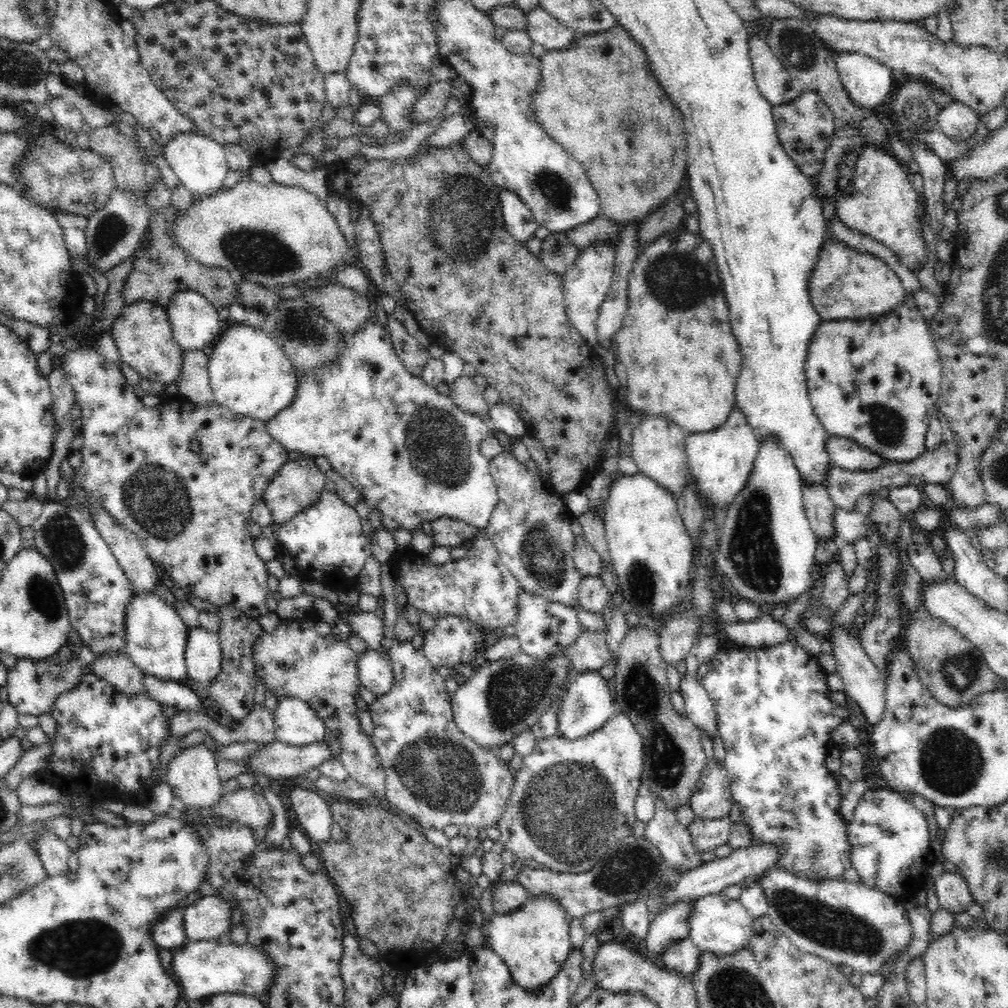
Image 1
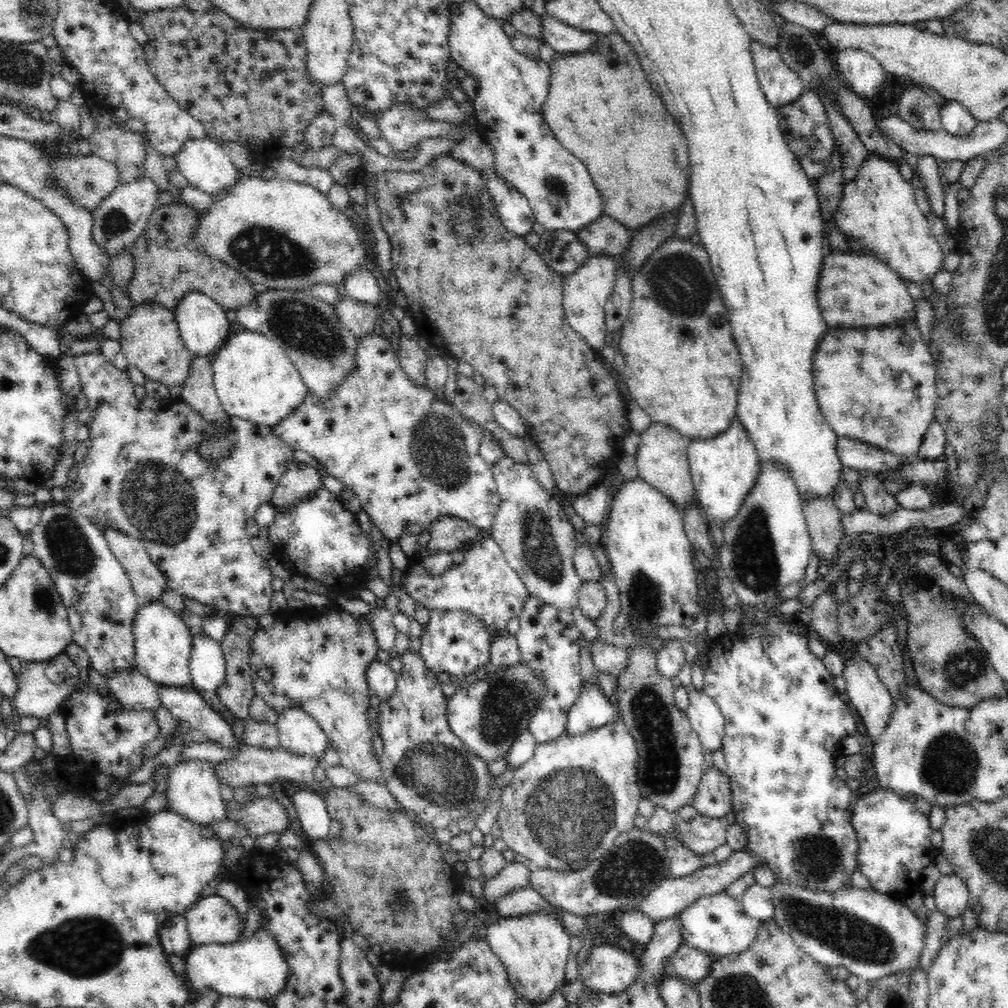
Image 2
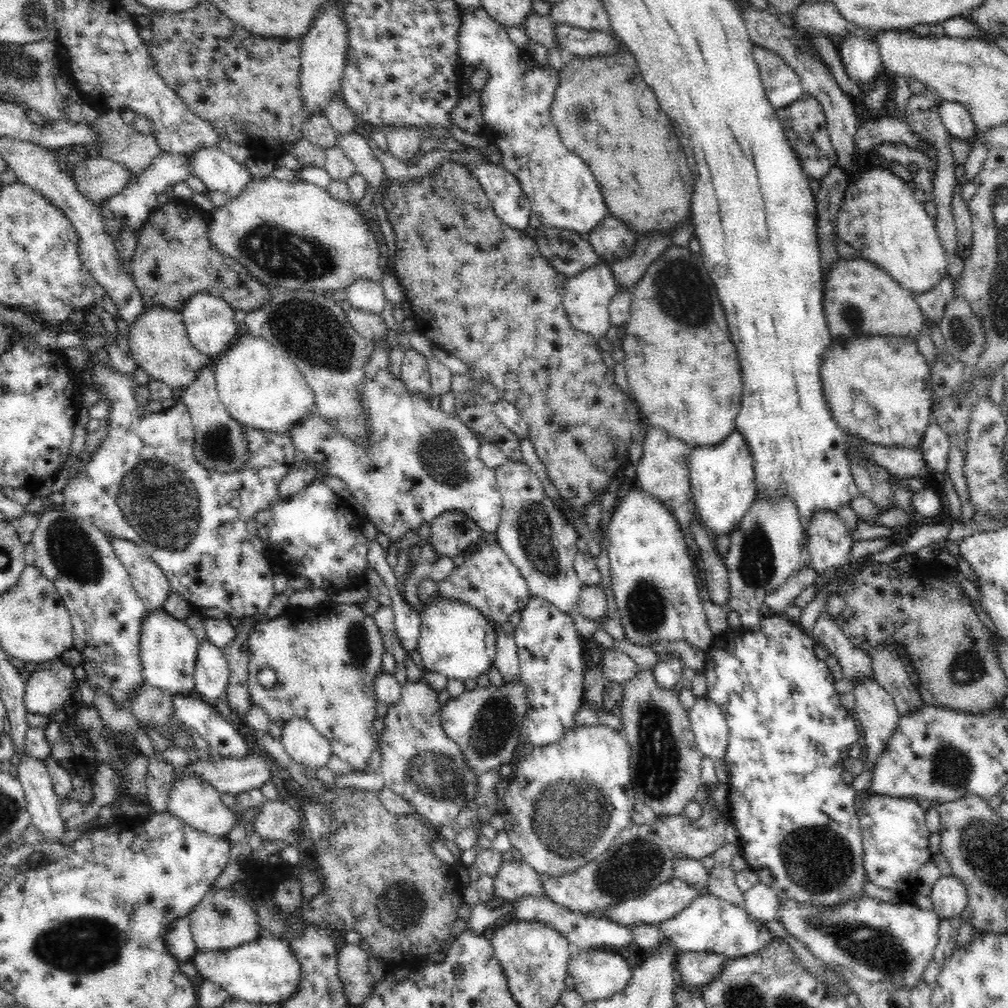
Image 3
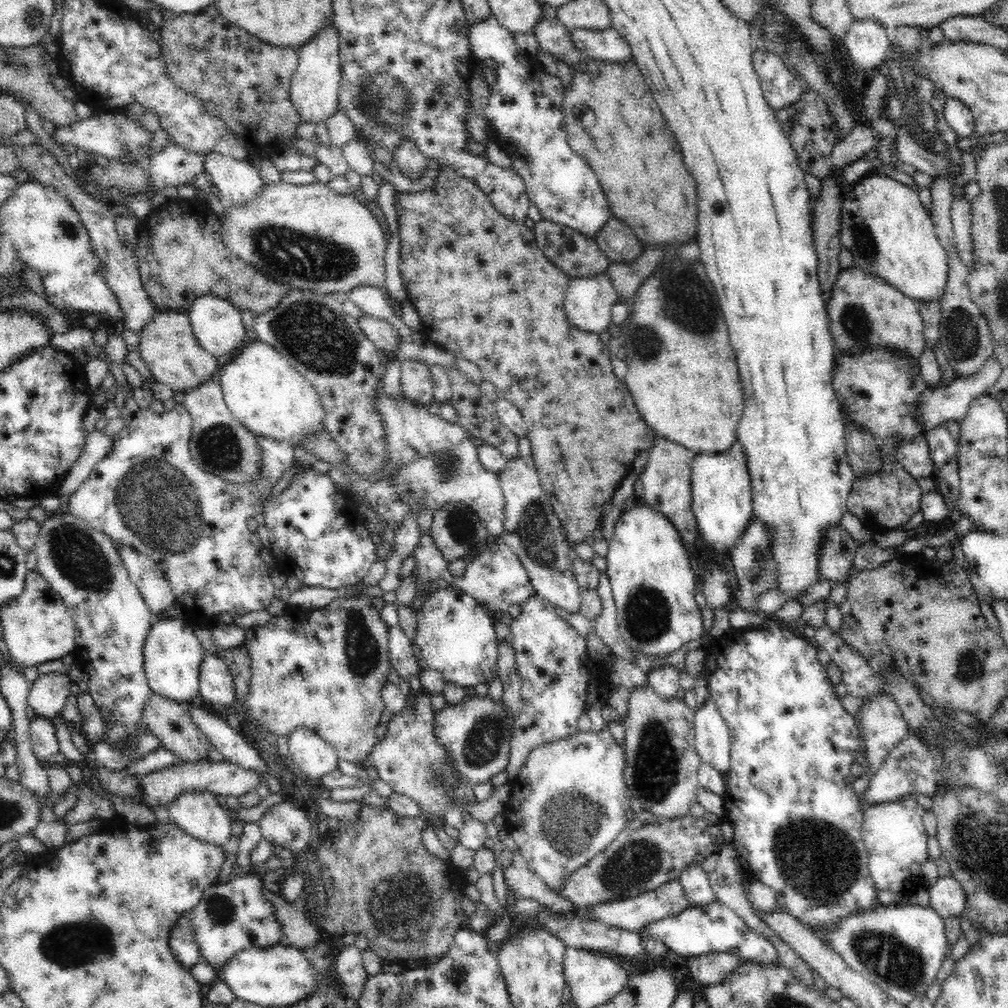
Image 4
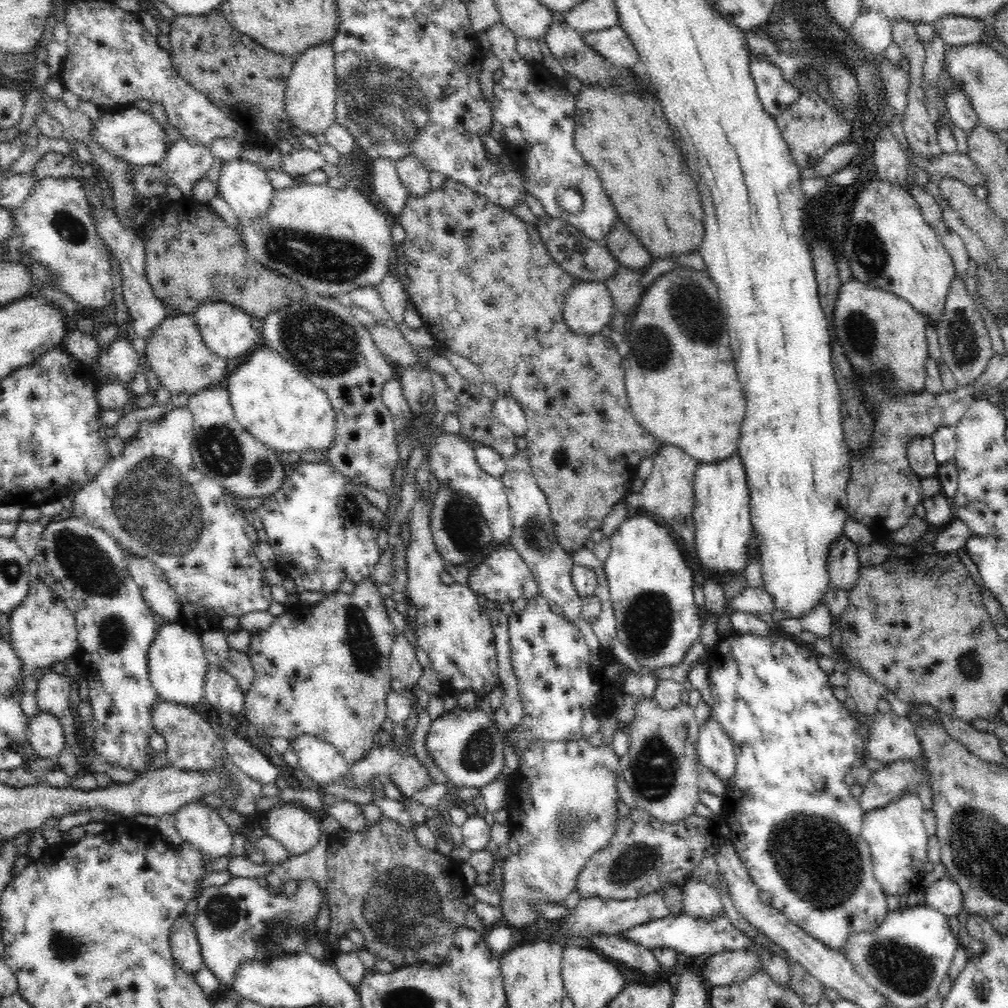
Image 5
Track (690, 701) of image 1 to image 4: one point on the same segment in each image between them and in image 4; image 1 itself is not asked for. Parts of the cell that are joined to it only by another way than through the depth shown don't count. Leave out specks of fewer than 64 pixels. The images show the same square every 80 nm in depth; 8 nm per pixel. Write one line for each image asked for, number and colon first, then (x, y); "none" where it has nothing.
2: (706, 719)
3: (711, 731)
4: (712, 737)

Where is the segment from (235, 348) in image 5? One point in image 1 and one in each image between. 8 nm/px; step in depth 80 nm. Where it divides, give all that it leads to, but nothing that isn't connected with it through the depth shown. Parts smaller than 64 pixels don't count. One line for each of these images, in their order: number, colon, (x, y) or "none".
1: (196, 326)
2: (202, 323)
3: (209, 321)
4: (217, 325)

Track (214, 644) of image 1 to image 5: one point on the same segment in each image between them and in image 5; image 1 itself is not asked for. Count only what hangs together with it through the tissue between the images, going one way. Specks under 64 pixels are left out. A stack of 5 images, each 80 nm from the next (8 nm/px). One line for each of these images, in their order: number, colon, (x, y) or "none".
2: (207, 665)
3: (211, 674)
4: (216, 684)
5: (221, 689)

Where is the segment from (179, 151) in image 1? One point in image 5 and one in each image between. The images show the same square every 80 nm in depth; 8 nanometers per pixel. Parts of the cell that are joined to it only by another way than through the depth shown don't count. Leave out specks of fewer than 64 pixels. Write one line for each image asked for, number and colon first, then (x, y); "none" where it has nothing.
2: (204, 163)
3: (218, 171)
4: (239, 182)
5: (245, 186)

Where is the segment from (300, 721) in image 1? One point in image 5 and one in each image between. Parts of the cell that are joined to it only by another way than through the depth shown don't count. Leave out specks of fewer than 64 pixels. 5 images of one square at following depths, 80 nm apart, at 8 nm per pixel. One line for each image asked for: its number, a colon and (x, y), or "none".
2: (298, 733)
3: (304, 743)
4: (314, 756)
5: (320, 761)

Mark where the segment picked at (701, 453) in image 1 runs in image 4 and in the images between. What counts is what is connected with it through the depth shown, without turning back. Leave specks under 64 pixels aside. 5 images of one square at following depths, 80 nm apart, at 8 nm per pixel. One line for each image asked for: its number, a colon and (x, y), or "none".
2: (724, 469)
3: (722, 478)
4: (722, 498)

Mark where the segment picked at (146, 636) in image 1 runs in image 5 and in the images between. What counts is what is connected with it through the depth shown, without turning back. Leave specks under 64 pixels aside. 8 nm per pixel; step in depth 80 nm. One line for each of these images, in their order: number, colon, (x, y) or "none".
2: (163, 642)
3: (168, 650)
4: (173, 654)
5: (177, 664)

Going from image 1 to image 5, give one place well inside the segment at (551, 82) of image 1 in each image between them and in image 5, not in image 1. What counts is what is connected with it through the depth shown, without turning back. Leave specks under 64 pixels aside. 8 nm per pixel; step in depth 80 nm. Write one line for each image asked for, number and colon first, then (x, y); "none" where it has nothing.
2: (601, 107)
3: (606, 113)
4: (610, 112)
5: (640, 165)

